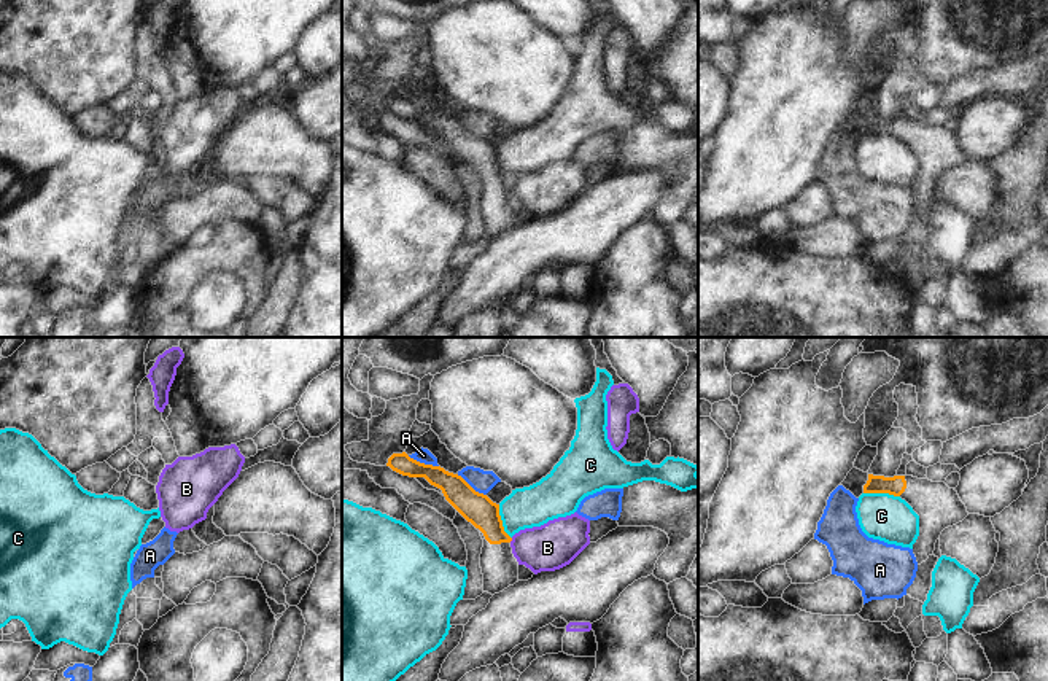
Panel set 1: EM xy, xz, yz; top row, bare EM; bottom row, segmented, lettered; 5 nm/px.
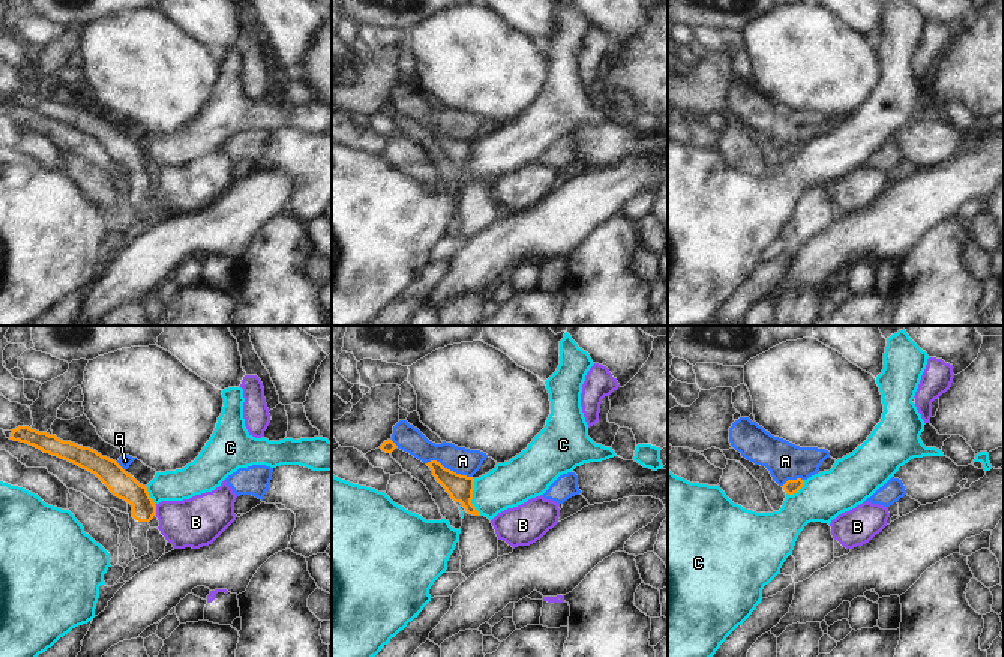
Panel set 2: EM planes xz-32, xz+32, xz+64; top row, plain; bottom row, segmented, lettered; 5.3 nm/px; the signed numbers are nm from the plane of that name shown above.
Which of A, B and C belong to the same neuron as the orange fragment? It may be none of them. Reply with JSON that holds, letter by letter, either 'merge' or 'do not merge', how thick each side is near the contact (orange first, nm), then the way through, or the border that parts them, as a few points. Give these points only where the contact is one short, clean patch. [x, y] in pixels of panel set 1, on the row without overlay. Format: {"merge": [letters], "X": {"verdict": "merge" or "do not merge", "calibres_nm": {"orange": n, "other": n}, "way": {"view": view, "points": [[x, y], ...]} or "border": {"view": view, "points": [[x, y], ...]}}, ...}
{"merge": [], "A": {"verdict": "do not merge", "calibres_nm": {"orange": 140, "other": 80}}, "B": {"verdict": "do not merge", "calibres_nm": {"orange": 160, "other": 240}, "border": {"view": "xz", "points": [[512, 182], [509, 185]]}}, "C": {"verdict": "do not merge", "calibres_nm": {"orange": 100, "other": 240}, "border": {"view": "yz", "points": [[864, 136], [888, 136], [899, 140]]}}}

